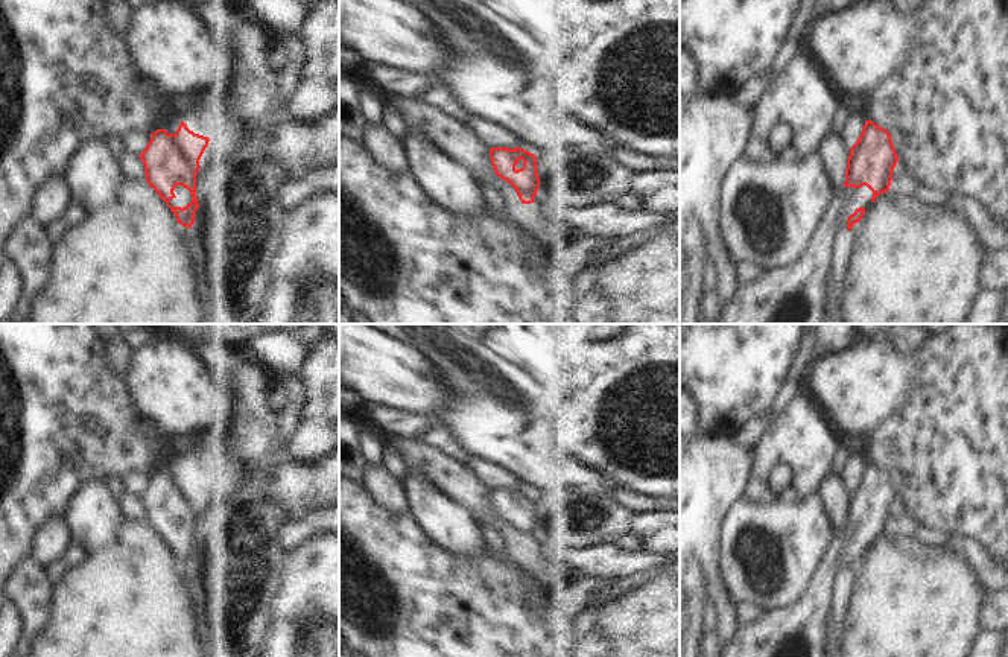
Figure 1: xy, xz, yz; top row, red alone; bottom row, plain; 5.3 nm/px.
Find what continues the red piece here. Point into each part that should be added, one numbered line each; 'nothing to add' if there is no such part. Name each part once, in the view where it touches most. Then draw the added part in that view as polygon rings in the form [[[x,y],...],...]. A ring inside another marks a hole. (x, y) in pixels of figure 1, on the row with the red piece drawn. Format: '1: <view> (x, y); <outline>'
1: xy (183, 195); [[[176,186],[175,190],[175,198],[169,201],[169,205],[172,207],[185,207],[189,202],[192,202],[192,195],[187,189],[182,186]]]

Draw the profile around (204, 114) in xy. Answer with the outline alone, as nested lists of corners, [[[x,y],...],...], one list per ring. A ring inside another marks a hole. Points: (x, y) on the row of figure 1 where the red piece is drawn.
[[[196,94],[182,102],[181,120],[195,134],[213,138],[225,129],[230,108],[230,94]]]

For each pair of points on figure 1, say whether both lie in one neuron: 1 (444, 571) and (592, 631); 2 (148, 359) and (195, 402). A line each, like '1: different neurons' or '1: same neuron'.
1: different neurons
2: same neuron

